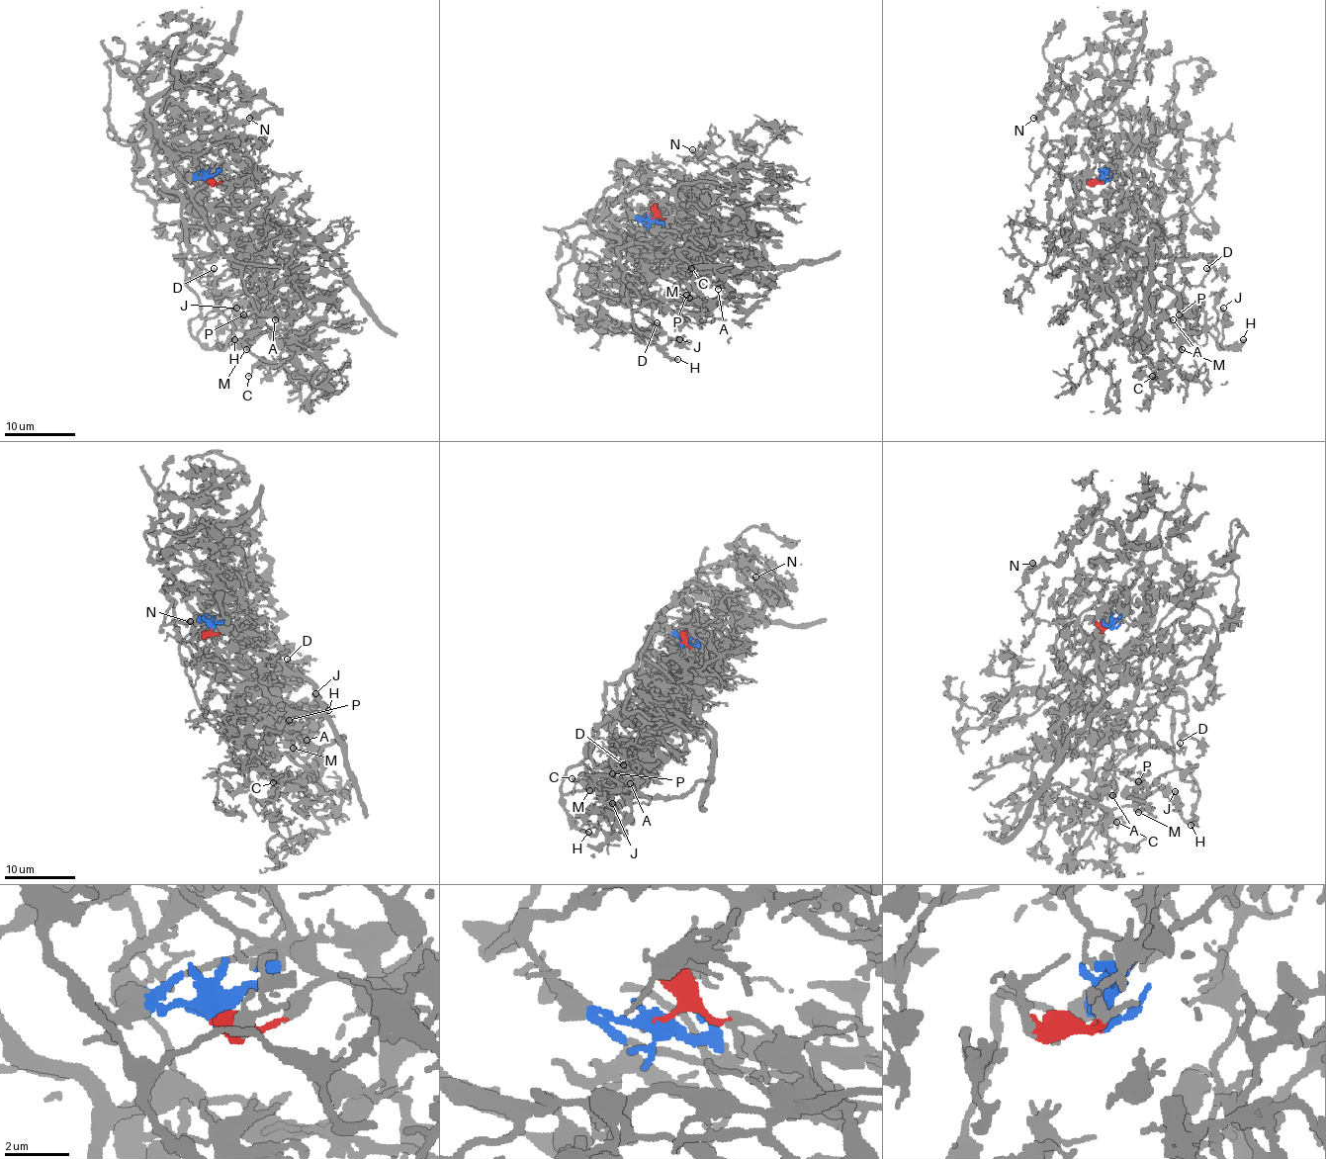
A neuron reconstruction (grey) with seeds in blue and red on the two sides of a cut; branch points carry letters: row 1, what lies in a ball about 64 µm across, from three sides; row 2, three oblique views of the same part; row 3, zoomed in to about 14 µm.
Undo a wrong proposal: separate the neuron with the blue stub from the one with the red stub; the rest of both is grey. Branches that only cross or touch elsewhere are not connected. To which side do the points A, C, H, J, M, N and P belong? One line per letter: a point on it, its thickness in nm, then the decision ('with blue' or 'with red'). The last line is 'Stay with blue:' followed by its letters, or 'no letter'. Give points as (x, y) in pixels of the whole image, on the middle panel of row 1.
A: (718, 289) | 180 nm | with blue
C: (691, 268) | 120 nm | with red
H: (677, 359) | 280 nm | with blue
J: (679, 339) | 320 nm | with blue
M: (689, 298) | 150 nm | with red
N: (692, 149) | 280 nm | with blue
P: (686, 295) | 130 nm | with red
Stay with blue: A, H, J, N

